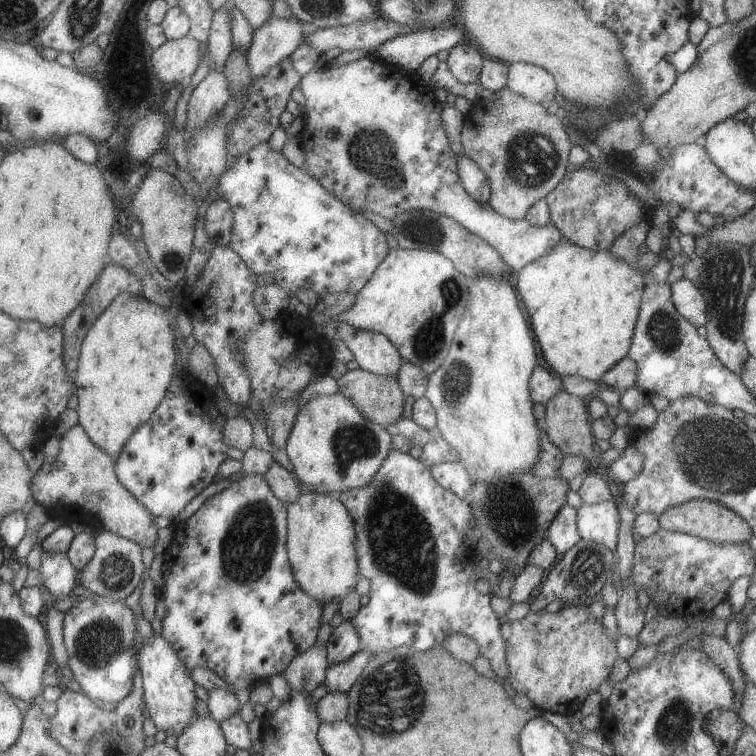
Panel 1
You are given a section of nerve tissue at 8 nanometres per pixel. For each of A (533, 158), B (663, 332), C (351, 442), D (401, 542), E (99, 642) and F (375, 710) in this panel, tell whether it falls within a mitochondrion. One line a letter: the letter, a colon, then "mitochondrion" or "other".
A: mitochondrion
B: mitochondrion
C: mitochondrion
D: mitochondrion
E: mitochondrion
F: mitochondrion

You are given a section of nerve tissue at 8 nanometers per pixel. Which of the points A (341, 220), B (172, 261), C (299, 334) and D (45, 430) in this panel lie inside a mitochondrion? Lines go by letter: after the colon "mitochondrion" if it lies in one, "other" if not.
A: other
B: mitochondrion
C: other
D: other

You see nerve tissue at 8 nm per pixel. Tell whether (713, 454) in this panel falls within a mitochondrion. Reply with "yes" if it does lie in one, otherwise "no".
yes

